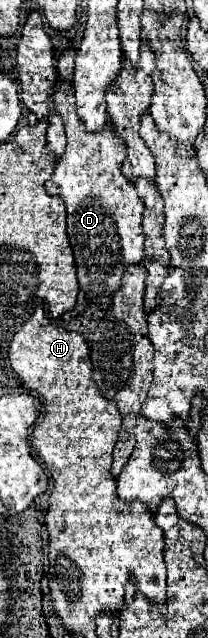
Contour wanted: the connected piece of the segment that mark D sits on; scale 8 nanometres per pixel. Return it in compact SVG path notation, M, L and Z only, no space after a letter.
M58 79L56 83L56 93L54 93L54 103L56 111L64 119L66 127L66 149L60 155L52 177L46 181L46 191L50 195L58 195L66 203L66 213L68 213L68 237L74 257L76 257L76 269L78 269L78 281L80 289L86 293L86 297L102 297L102 301L96 301L102 309L110 305L110 295L118 291L122 273L126 269L124 263L140 263L144 259L144 229L142 229L142 211L144 203L138 199L134 183L124 179L120 165L126 157L124 143L112 135L112 127L104 127L104 131L86 131L82 119L76 115L76 101L72 95L72 85L66 83L64 79Z

